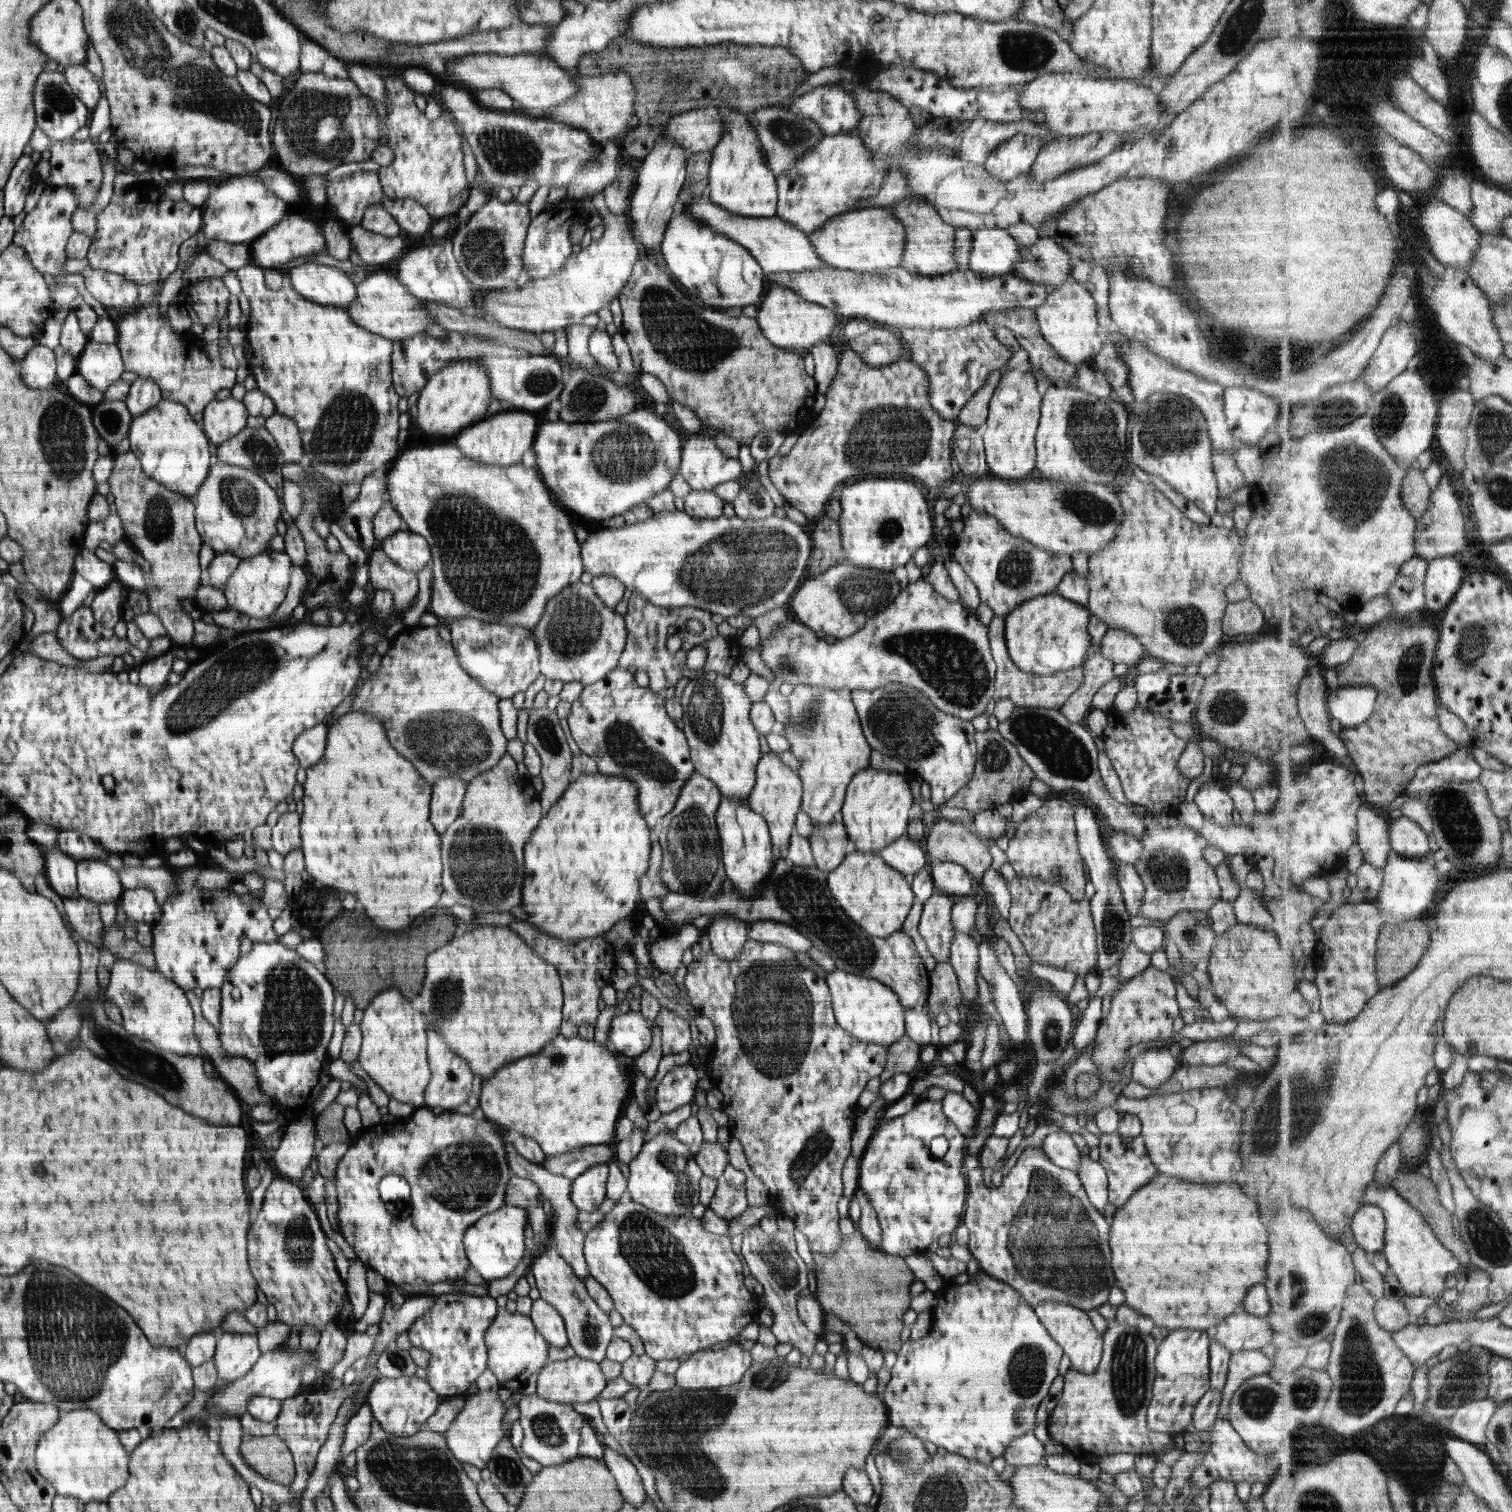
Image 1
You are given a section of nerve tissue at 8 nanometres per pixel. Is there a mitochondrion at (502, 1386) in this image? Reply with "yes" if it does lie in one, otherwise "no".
no

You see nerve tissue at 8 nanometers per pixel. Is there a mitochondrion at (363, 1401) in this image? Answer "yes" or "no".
no

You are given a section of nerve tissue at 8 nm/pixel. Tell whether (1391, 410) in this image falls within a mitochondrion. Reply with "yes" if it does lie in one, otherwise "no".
yes

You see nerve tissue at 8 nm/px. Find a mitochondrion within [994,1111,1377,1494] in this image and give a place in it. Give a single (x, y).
(1052, 1243)

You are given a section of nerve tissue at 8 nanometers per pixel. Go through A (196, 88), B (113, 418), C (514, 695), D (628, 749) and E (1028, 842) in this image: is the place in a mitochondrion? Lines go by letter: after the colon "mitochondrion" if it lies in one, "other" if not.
A: mitochondrion
B: mitochondrion
C: other
D: mitochondrion
E: other

